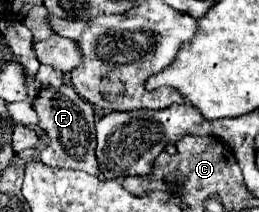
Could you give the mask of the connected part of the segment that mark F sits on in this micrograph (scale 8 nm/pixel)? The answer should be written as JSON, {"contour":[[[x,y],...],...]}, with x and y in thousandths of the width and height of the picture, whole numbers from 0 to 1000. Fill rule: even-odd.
{"contour":[[[162,396],[147,425],[147,453],[124,481],[124,509],[139,519],[154,575],[147,594],[185,632],[193,670],[185,689],[154,717],[154,755],[185,783],[239,783],[239,792],[278,792],[278,802],[324,802],[363,830],[386,821],[378,745],[371,745],[371,651],[363,651],[363,509],[317,472],[317,462],[278,462],[270,443],[232,443],[232,434],[286,434],[278,406],[239,396],[232,415],[201,415],[185,396]]]}

